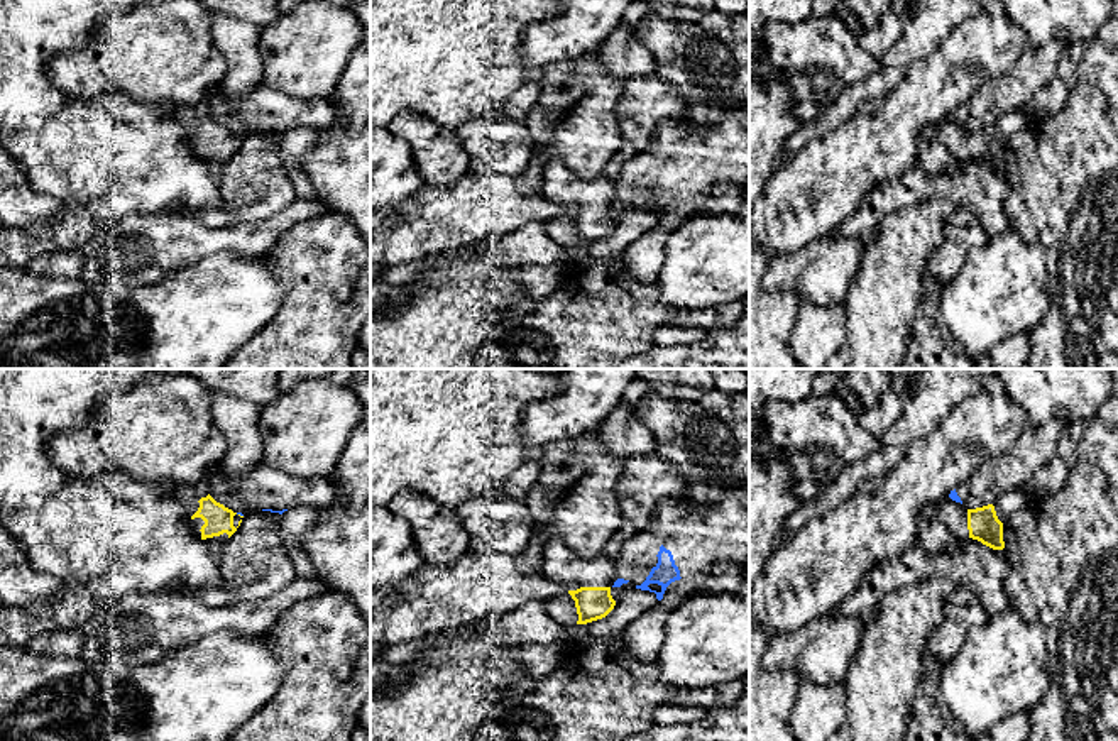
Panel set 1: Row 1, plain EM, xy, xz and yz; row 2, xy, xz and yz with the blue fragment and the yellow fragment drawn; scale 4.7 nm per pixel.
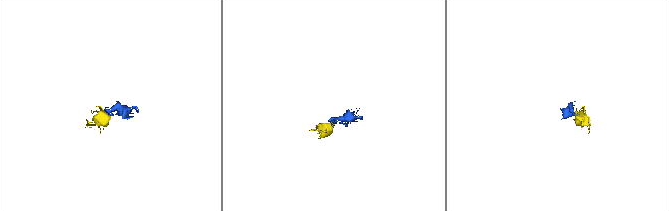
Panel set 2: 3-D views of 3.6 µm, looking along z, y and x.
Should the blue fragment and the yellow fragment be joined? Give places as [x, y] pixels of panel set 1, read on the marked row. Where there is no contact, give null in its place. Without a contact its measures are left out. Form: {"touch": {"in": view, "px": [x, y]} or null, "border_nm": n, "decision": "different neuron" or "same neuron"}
{"touch": {"in": "xy", "px": [239, 513]}, "border_nm": 40, "decision": "different neuron"}

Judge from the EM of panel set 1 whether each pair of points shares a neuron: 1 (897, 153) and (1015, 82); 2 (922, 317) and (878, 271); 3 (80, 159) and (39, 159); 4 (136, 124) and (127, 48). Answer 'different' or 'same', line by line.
1: different
2: different
3: same
4: different

